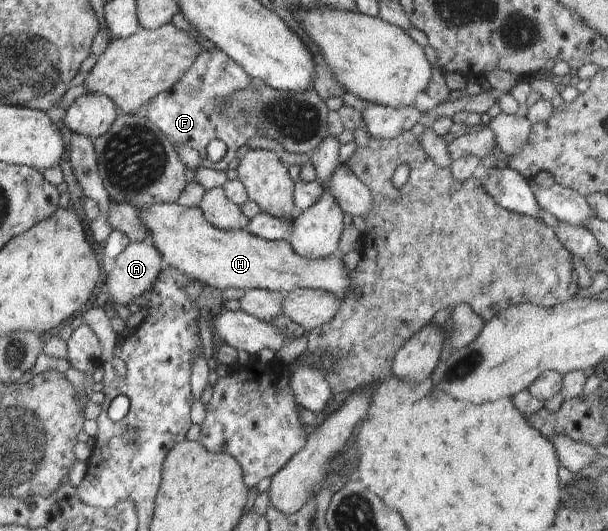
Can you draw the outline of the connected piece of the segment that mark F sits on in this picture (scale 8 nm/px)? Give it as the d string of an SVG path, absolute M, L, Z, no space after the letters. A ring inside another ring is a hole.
M215 47L213 52L201 51L190 69L185 71L185 76L181 77L171 89L159 93L151 101L147 101L146 118L157 125L158 129L165 137L169 138L174 145L185 145L189 149L196 150L201 157L201 166L217 171L228 171L229 163L236 157L238 149L248 145L248 140L254 137L263 137L251 123L243 123L241 119L227 119L225 115L219 113L219 105L225 97L231 99L233 93L251 89L251 87L261 87L265 85L263 81L253 79L245 74L245 71L219 47ZM211 140L223 141L227 147L225 157L213 163L207 159L206 148Z

